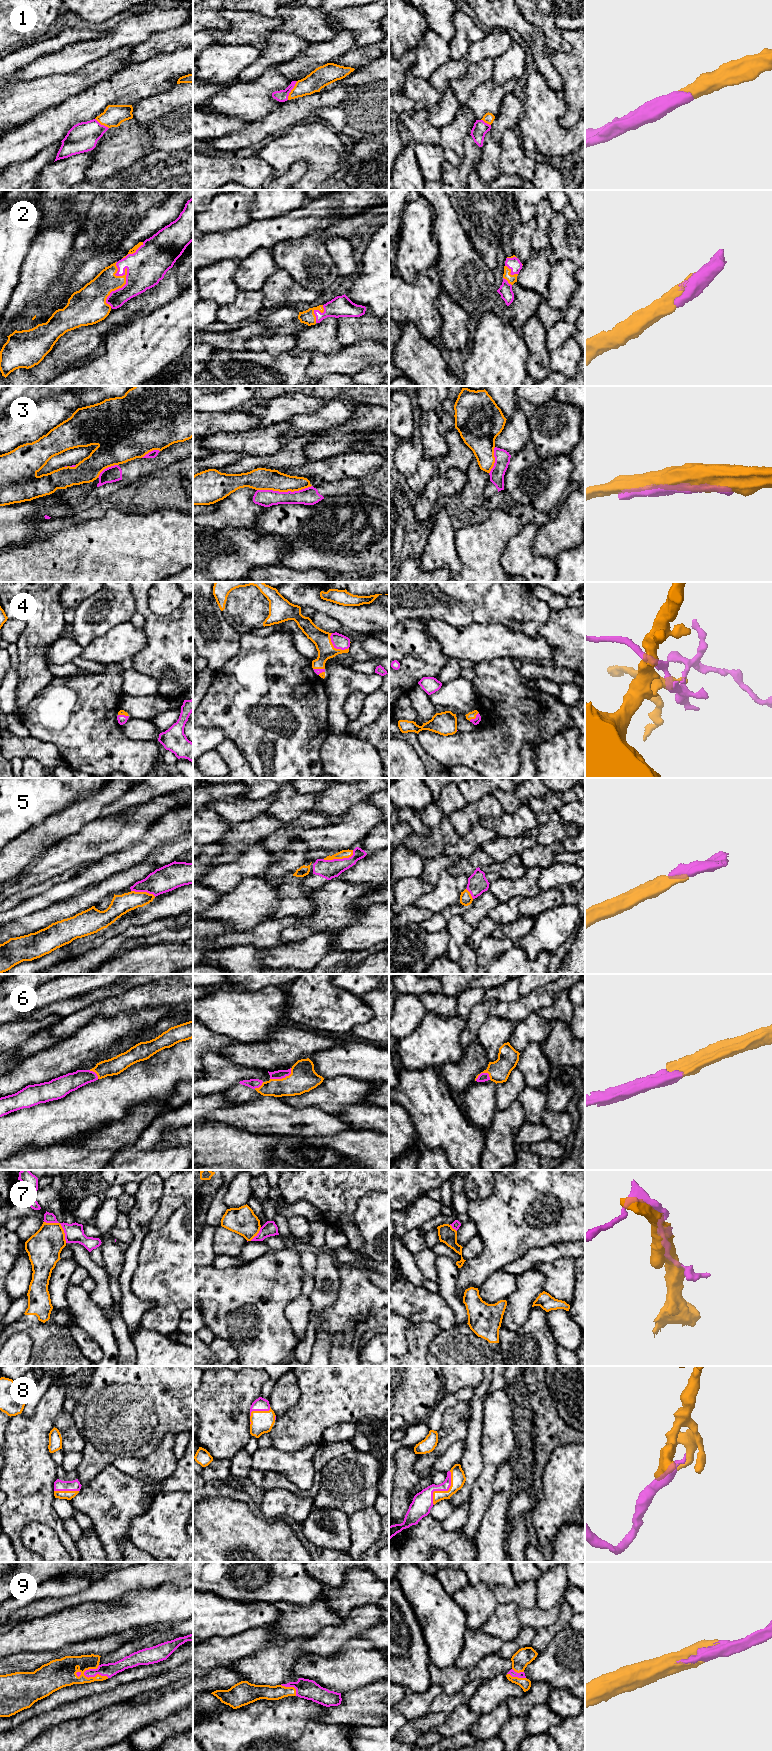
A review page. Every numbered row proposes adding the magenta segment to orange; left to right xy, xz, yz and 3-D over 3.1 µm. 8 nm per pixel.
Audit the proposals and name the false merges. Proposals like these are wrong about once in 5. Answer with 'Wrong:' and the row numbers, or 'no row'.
Wrong: 3, 7

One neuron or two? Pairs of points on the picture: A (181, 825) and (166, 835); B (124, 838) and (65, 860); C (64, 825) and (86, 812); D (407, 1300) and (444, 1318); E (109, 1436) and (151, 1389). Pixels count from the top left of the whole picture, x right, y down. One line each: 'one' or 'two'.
A: one
B: one
C: one
D: one
E: one

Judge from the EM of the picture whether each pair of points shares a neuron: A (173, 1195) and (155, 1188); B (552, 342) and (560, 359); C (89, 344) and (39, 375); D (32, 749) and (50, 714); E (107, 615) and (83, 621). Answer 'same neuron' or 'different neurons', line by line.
A: different neurons
B: different neurons
C: same neuron
D: different neurons
E: same neuron

